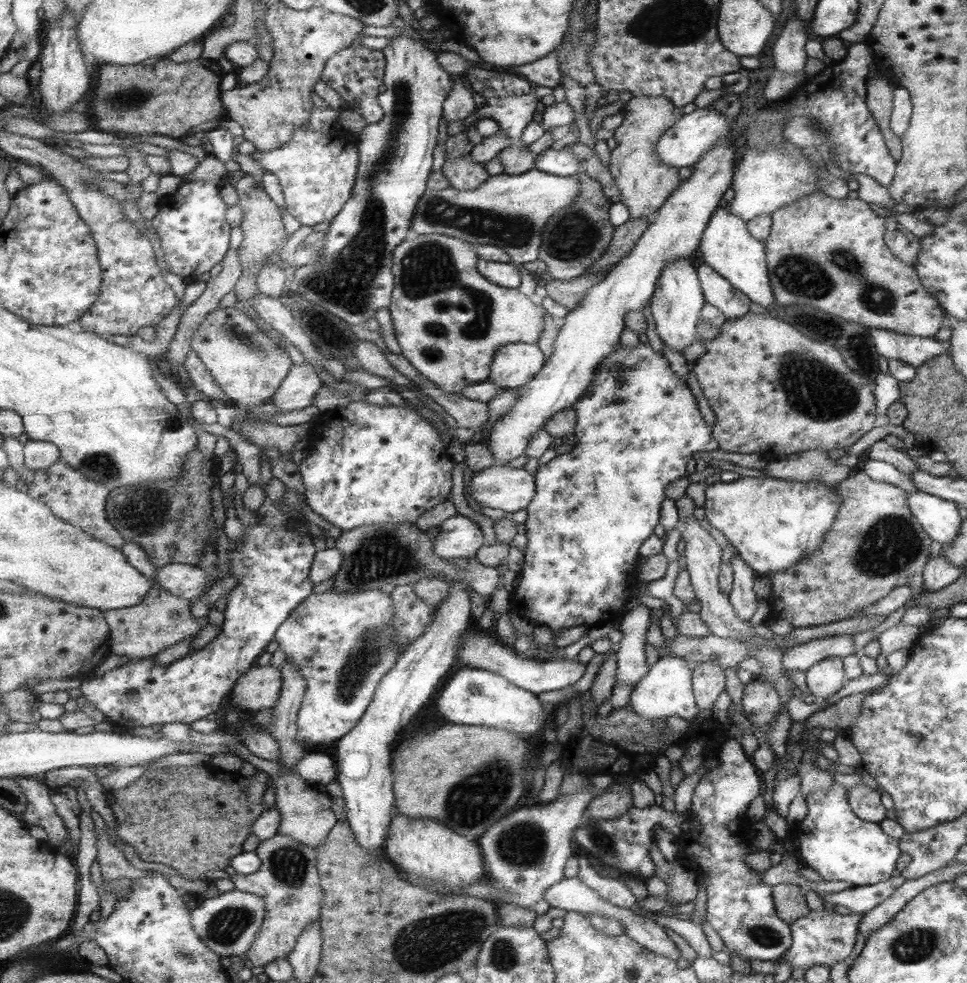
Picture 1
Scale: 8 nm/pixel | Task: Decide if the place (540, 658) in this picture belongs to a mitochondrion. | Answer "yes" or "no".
no

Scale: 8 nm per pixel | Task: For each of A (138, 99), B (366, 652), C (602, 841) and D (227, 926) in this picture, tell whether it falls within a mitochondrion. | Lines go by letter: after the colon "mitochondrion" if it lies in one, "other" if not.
A: mitochondrion
B: mitochondrion
C: mitochondrion
D: mitochondrion

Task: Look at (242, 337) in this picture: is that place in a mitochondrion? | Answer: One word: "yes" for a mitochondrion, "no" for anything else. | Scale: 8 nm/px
yes

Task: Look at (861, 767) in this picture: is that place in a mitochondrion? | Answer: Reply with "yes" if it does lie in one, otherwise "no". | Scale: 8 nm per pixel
no

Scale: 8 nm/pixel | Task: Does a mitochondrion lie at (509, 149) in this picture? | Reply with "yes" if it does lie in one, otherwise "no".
no

